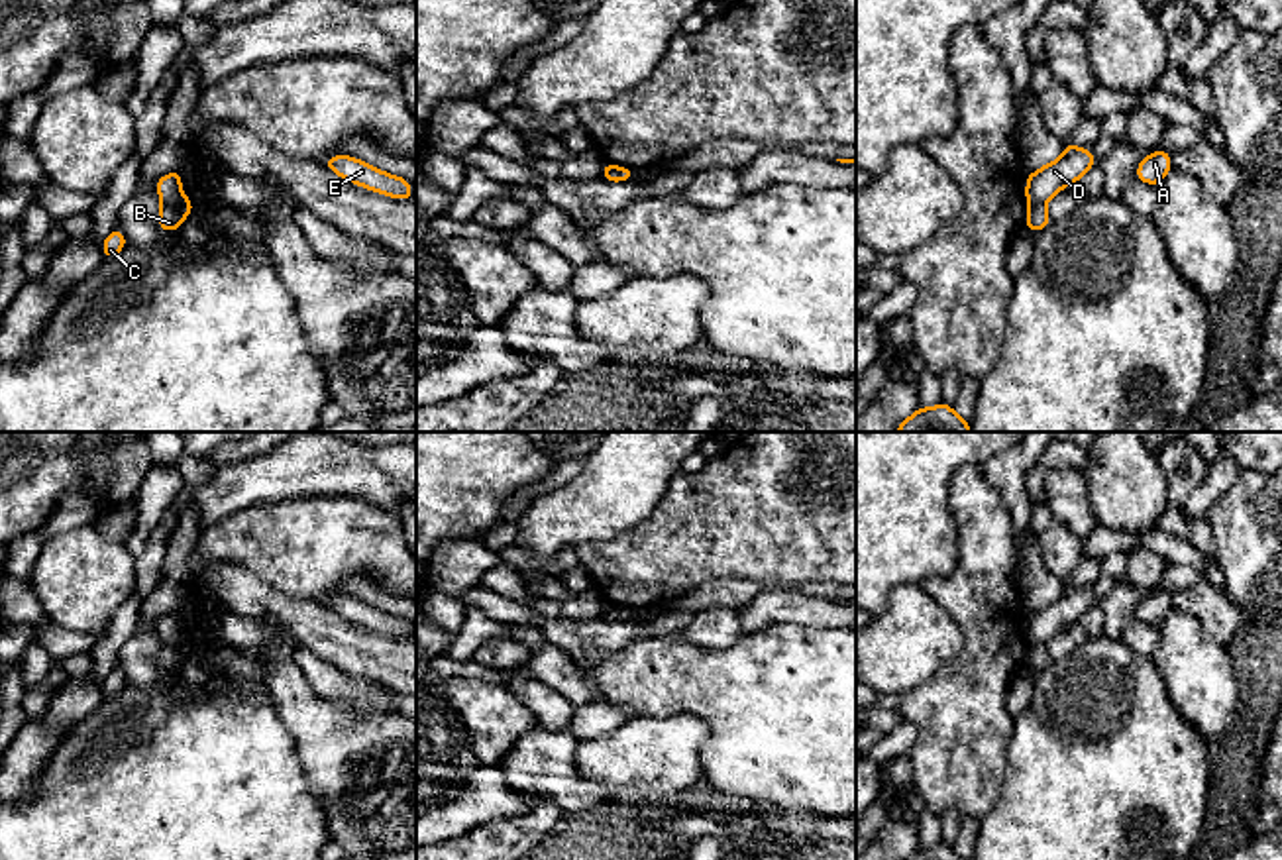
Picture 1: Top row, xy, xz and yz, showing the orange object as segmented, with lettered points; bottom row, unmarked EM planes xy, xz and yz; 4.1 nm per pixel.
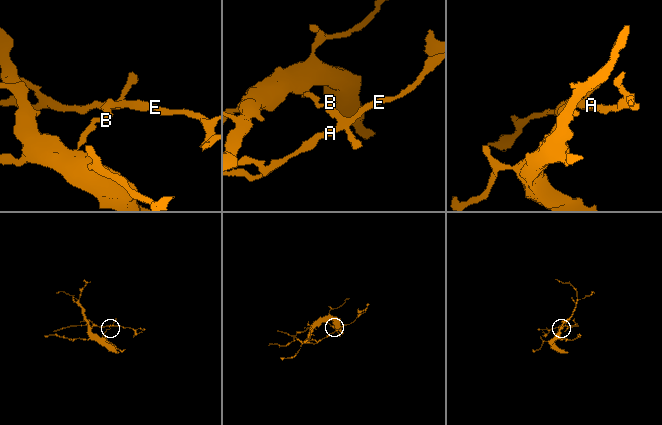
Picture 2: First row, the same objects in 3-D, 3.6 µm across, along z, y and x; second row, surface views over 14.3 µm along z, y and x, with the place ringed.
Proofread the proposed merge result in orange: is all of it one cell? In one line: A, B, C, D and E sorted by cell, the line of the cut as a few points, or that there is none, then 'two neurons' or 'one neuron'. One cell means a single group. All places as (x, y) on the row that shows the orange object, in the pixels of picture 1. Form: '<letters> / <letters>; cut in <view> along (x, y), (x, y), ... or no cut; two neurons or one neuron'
A D E / B C; cut in xy along (183, 199), (163, 205); two neurons

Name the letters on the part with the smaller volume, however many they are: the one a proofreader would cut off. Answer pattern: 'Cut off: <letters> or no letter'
Cut off: A, D, E

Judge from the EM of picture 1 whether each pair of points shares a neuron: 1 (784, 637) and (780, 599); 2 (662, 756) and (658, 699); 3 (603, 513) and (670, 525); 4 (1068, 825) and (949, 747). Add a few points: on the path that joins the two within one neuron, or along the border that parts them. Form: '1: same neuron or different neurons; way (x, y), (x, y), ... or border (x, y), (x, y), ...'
1: different neurons; border (827, 627), (770, 623), (745, 633)
2: different neurons; border (629, 721), (692, 713), (705, 725)
3: different neurons; border (670, 482), (644, 519), (601, 538)
4: different neurons; border (1012, 737), (1000, 796), (980, 821)

